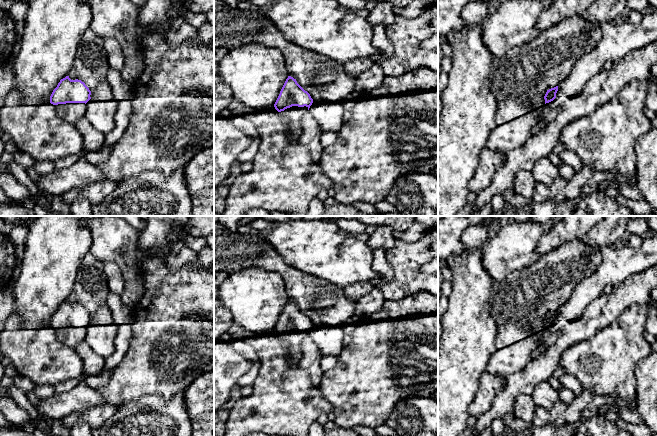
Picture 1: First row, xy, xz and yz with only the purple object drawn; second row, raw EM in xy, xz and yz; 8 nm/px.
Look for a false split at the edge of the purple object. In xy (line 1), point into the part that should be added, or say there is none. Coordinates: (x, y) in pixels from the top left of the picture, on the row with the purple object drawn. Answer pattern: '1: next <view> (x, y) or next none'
1: next xy (71, 112)

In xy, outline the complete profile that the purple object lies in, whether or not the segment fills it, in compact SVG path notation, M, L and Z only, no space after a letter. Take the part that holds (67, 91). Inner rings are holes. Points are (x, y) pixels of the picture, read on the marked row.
M61 79L50 96L50 103L56 105L57 115L72 123L85 117L86 103L91 99L91 91L81 80Z

